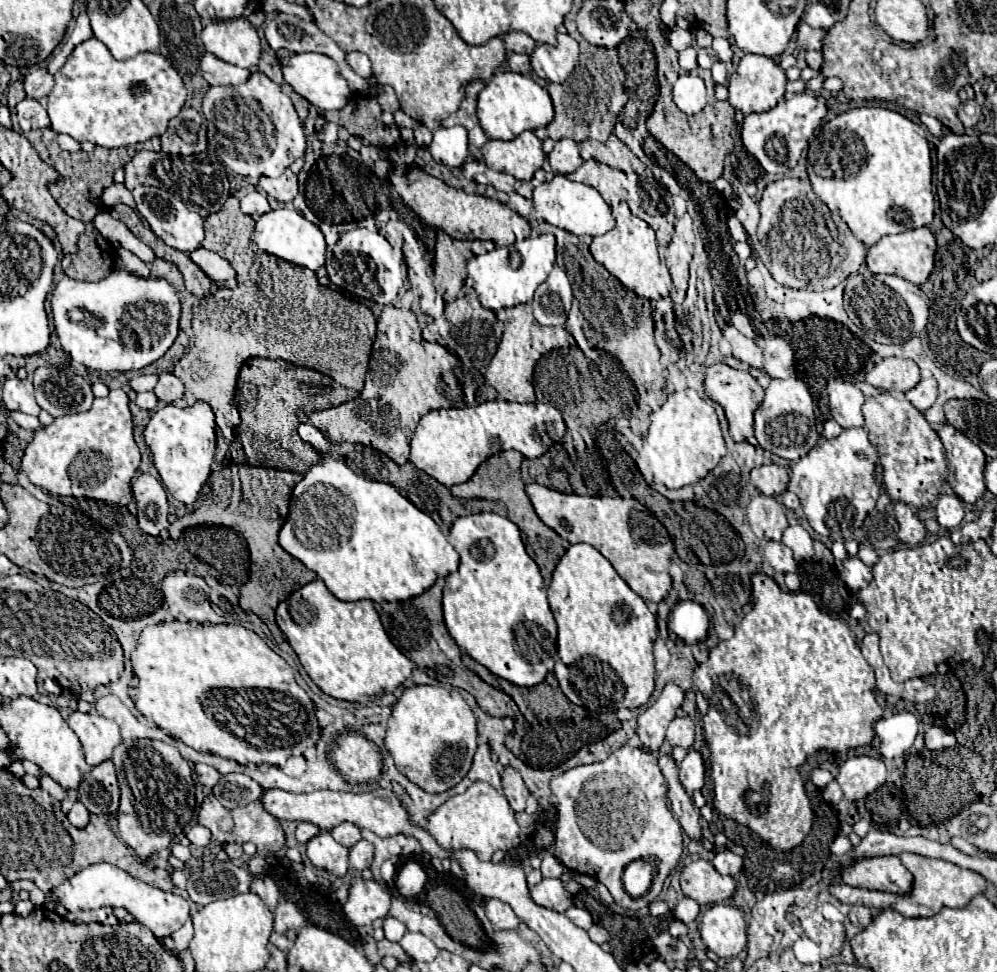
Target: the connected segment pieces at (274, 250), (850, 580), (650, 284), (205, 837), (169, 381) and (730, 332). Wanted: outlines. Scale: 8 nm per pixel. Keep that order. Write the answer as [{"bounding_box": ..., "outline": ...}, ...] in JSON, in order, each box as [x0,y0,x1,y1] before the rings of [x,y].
[{"bounding_box":[255,208,325,270],"outline":[[[277,208],[277,210],[269,210],[267,214],[263,214],[257,220],[257,226],[255,226],[255,242],[257,242],[259,250],[263,250],[267,254],[273,254],[277,258],[283,258],[291,264],[305,266],[309,270],[317,270],[325,264],[323,232],[313,222],[305,220],[297,210]]]},{"bounding_box":[840,558,871,592],"outline":[[[847,558],[843,566],[844,570],[840,573],[840,577],[852,592],[866,588],[871,582],[871,568],[867,568],[861,560]]]},{"bounding_box":[589,202,671,300],"outline":[[[625,202],[613,208],[613,216],[617,220],[615,228],[603,234],[603,238],[593,238],[589,246],[593,258],[599,264],[603,264],[615,278],[623,282],[623,286],[633,290],[637,296],[643,296],[647,300],[659,300],[667,296],[671,288],[671,276],[669,276],[667,266],[661,260],[659,262],[657,240],[655,240],[653,228],[641,218],[633,216]]]},{"bounding_box":[187,824,211,846],"outline":[[[197,824],[197,826],[193,826],[193,828],[187,832],[187,838],[191,840],[193,846],[209,846],[211,832],[209,832],[209,828]]]},{"bounding_box":[153,374,185,404],"outline":[[[165,374],[165,376],[159,378],[159,382],[157,382],[157,386],[155,386],[153,392],[155,392],[155,396],[161,402],[171,404],[173,400],[179,400],[183,396],[185,388],[183,388],[183,384],[181,384],[179,378],[175,378],[173,374]]]},{"bounding_box":[725,324,765,370],"outline":[[[729,324],[725,328],[725,338],[731,342],[733,346],[733,356],[757,370],[765,370],[765,360],[763,360],[763,352],[759,346],[755,346],[755,342],[747,336],[743,336],[733,324]]]}]

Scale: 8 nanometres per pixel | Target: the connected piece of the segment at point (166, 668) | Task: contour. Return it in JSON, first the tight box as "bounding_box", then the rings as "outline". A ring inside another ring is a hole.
{"bounding_box":[131,622,319,766],"outline":[[[159,622],[159,624],[151,624],[147,626],[137,640],[137,648],[131,654],[131,664],[133,664],[133,672],[139,680],[137,684],[137,692],[133,696],[135,708],[149,720],[153,720],[161,730],[165,730],[169,736],[173,736],[175,740],[183,742],[185,746],[197,750],[197,752],[207,752],[207,754],[215,754],[221,758],[231,758],[237,760],[239,764],[275,764],[275,766],[285,766],[285,760],[289,756],[295,754],[303,754],[307,748],[315,746],[315,742],[319,740],[319,726],[317,726],[317,718],[315,718],[315,704],[313,700],[307,696],[307,692],[303,688],[299,688],[295,684],[293,678],[293,670],[291,666],[277,656],[255,632],[243,628],[243,626],[233,626],[233,624],[197,624],[197,622]]]}

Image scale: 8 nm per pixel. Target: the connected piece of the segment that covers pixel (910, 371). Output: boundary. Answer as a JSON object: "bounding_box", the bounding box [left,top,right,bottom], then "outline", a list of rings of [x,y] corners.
{"bounding_box":[865,358,919,392],"outline":[[[885,358],[865,376],[865,380],[879,390],[907,392],[919,382],[919,366],[905,358]]]}

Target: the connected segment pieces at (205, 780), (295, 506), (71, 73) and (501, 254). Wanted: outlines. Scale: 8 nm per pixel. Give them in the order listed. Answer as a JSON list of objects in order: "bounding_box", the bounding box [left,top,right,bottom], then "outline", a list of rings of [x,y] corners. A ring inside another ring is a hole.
[{"bounding_box":[195,764,221,788],"outline":[[[195,764],[195,772],[199,776],[199,782],[207,788],[213,788],[221,778],[221,774],[213,766],[207,766],[207,764]]]},{"bounding_box":[279,424,459,602],"outline":[[[299,424],[297,430],[301,440],[315,448],[321,462],[295,486],[289,516],[279,532],[279,546],[313,570],[335,598],[403,602],[459,568],[459,554],[431,516],[415,508],[395,486],[355,474],[333,456],[331,444],[315,426]]]},{"bounding_box":[47,38,187,148],"outline":[[[89,38],[75,46],[63,68],[55,74],[55,86],[47,96],[47,112],[51,118],[51,128],[59,134],[69,134],[77,142],[89,140],[97,146],[121,148],[137,142],[147,142],[153,136],[161,136],[167,130],[167,122],[179,114],[185,100],[187,90],[181,76],[159,52],[141,52],[135,58],[119,62],[111,56],[103,42]]]},{"bounding_box":[467,234,555,310],"outline":[[[539,234],[535,238],[527,238],[521,242],[521,250],[517,250],[521,256],[521,262],[513,262],[511,248],[495,248],[493,252],[487,252],[483,256],[473,256],[467,262],[467,272],[475,280],[473,288],[479,296],[479,302],[489,310],[501,310],[507,306],[517,306],[533,300],[533,294],[541,282],[547,280],[549,272],[555,266],[555,236],[553,234]],[[493,258],[501,258],[501,264],[495,266]]]}]

